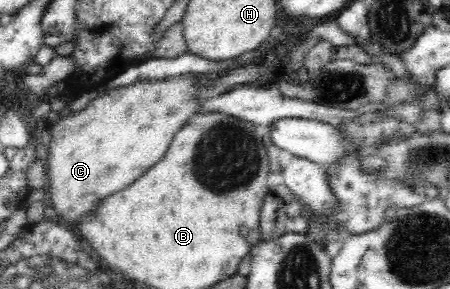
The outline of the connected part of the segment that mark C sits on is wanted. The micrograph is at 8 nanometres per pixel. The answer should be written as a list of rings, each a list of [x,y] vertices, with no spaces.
[[[191,73],[163,79],[137,79],[131,85],[101,88],[95,99],[92,99],[80,111],[70,112],[61,119],[48,140],[50,154],[48,155],[48,172],[51,201],[58,212],[58,218],[66,221],[81,219],[89,213],[103,197],[119,191],[121,187],[131,185],[140,175],[143,175],[155,162],[167,153],[167,149],[180,129],[187,124],[191,117],[199,111],[202,99],[199,97],[201,84],[199,78]]]

